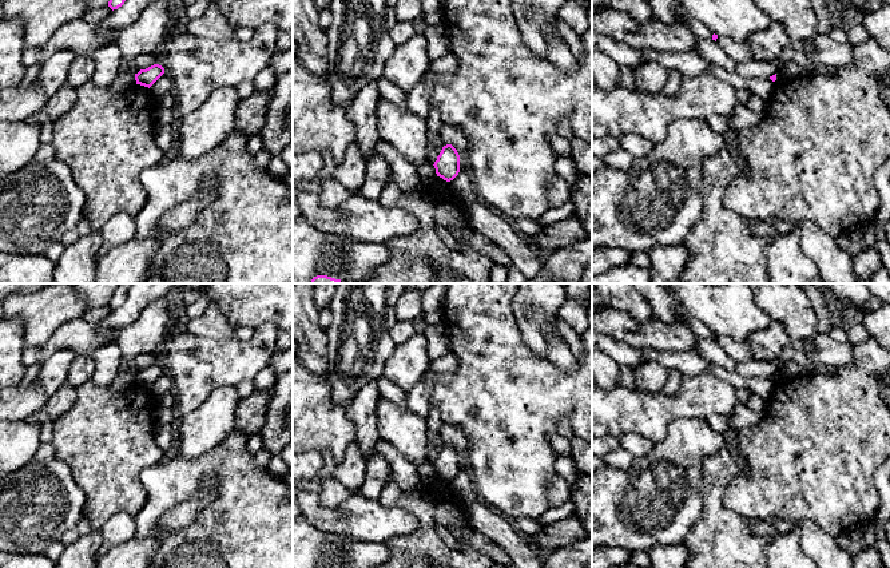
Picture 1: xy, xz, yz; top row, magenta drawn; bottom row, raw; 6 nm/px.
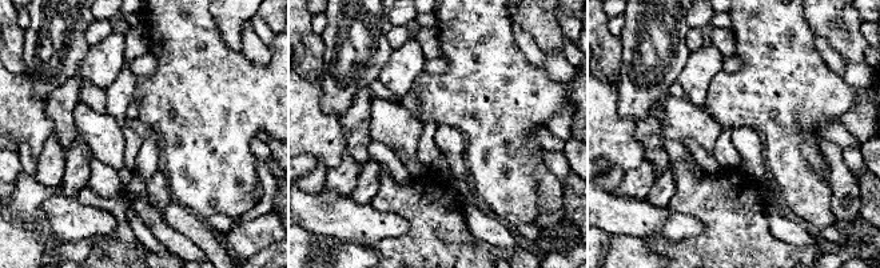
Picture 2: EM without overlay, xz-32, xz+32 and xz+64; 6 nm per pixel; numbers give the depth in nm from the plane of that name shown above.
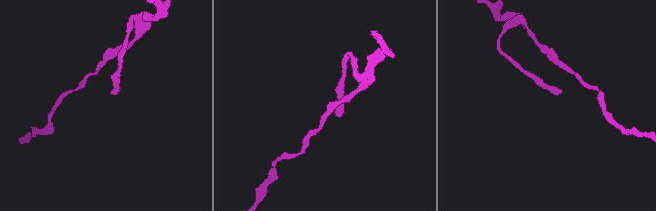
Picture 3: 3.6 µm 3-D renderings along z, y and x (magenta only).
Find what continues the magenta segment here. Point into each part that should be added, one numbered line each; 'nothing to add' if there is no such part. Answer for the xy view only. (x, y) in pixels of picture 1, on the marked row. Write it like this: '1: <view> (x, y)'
nothing to add

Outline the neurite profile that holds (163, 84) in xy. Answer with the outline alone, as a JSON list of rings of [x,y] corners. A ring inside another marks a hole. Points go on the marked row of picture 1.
[[[164,72],[151,87],[151,92],[160,98],[168,92],[172,91],[172,80],[168,78],[168,75]]]

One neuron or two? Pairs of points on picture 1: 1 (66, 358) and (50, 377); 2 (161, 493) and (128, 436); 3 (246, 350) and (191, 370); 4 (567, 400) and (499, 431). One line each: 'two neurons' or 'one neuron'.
1: one neuron
2: two neurons
3: one neuron
4: one neuron

